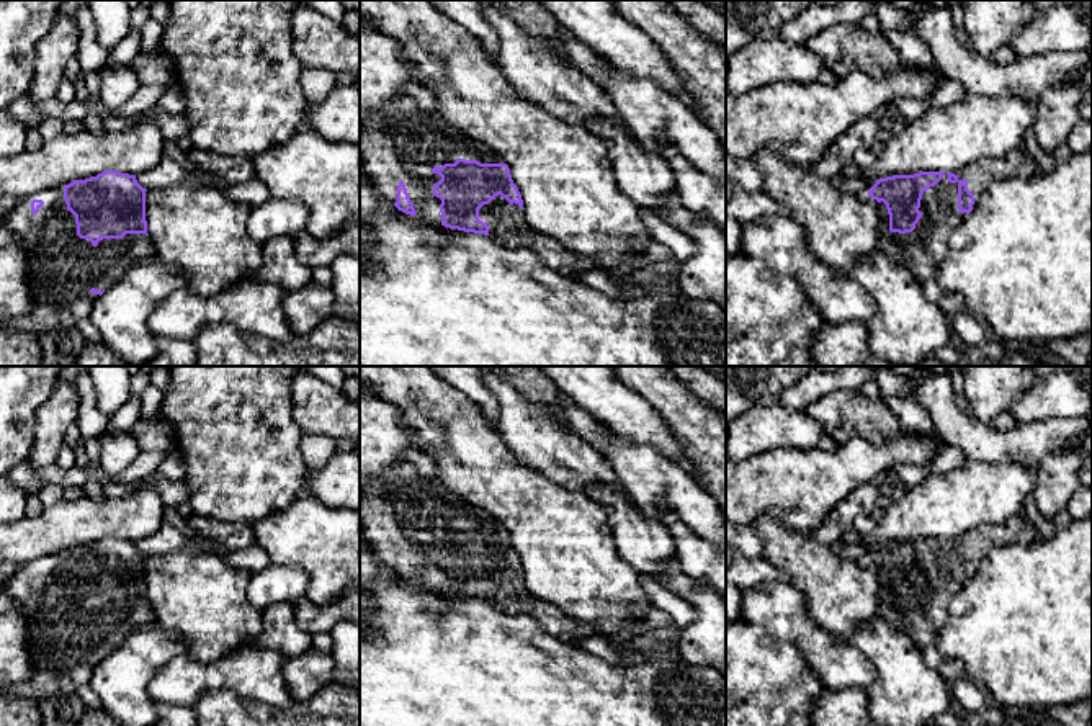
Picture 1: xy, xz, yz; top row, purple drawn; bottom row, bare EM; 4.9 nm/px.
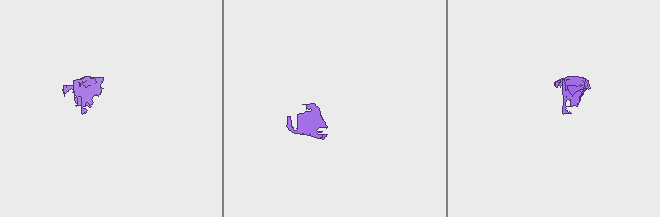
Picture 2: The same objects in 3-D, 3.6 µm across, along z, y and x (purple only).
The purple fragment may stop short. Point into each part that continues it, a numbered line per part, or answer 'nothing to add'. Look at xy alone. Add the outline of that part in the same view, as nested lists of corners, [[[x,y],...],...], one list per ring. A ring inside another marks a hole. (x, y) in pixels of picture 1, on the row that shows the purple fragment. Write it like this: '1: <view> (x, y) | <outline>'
1: xy (62, 267) | [[[64,186],[20,199],[0,221],[23,244],[33,309],[10,325],[43,335],[90,319],[100,294],[137,263],[157,257],[145,234],[103,239],[96,247],[77,235],[75,216],[64,201]]]

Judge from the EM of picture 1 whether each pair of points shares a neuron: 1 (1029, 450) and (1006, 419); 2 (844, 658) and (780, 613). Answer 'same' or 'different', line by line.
1: different
2: same

